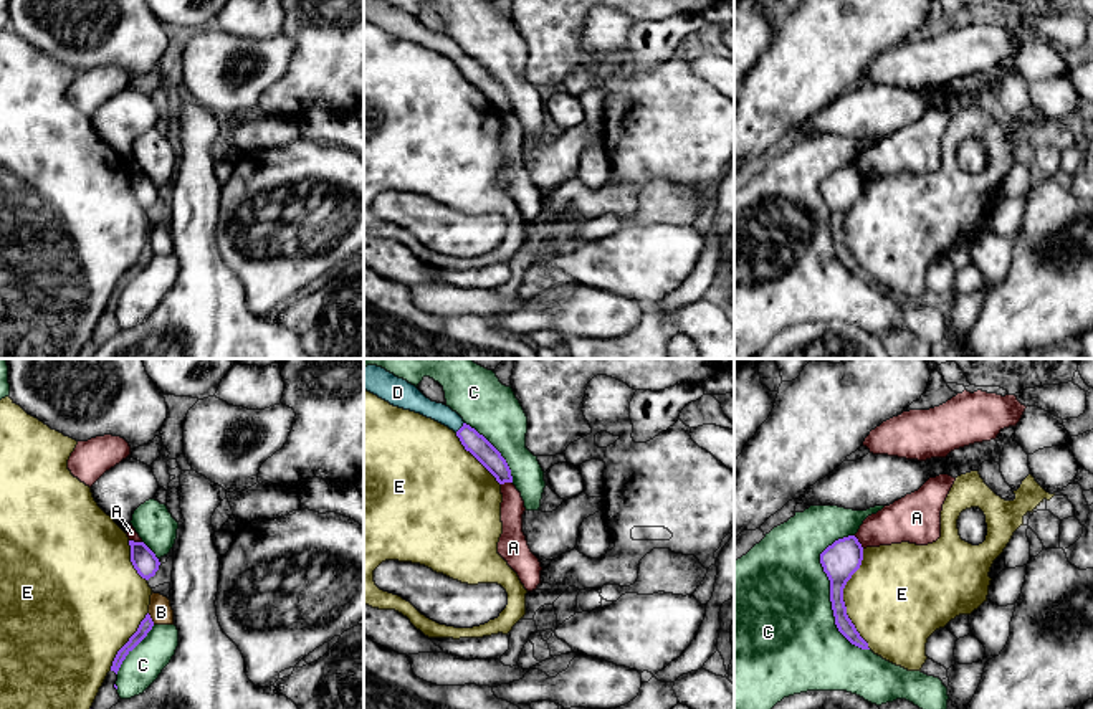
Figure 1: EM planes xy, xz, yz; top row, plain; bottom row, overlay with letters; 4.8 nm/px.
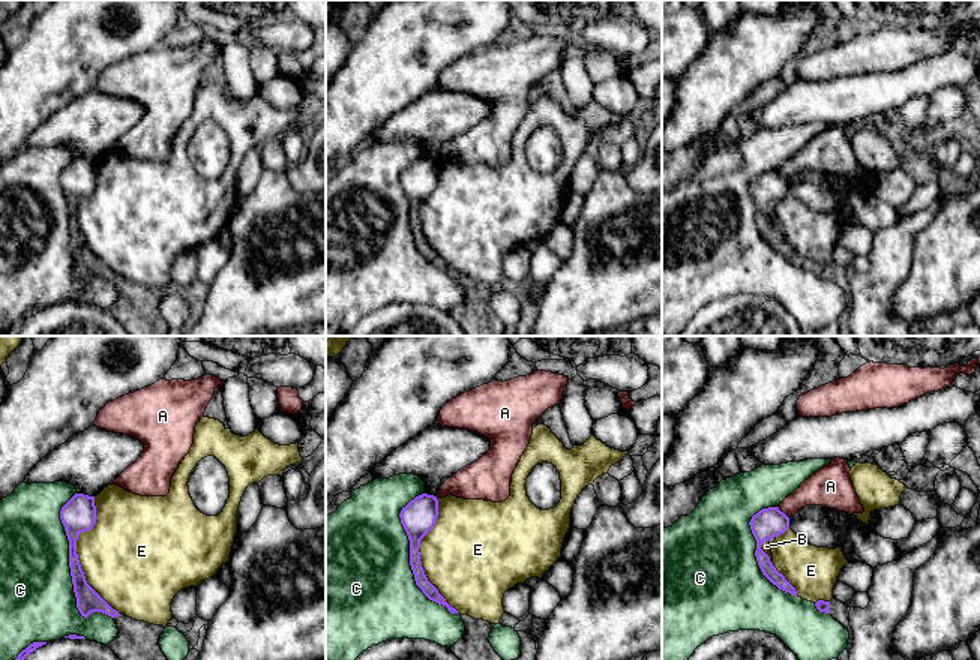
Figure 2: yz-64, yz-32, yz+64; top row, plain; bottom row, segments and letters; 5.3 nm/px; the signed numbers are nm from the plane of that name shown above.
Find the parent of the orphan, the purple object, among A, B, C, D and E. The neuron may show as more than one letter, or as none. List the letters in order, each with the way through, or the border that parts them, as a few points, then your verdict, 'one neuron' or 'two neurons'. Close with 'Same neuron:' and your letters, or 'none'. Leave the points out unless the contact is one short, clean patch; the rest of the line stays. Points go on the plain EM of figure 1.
A: along yz (854, 166), (863, 177) | two neurons
B: across xy (146, 255), (151, 248), (161, 242) | one neuron
C: two neurons
D: across xz (472, 70), (462, 57), (417, 32) | one neuron
E: two neurons
Same neuron: B, D

